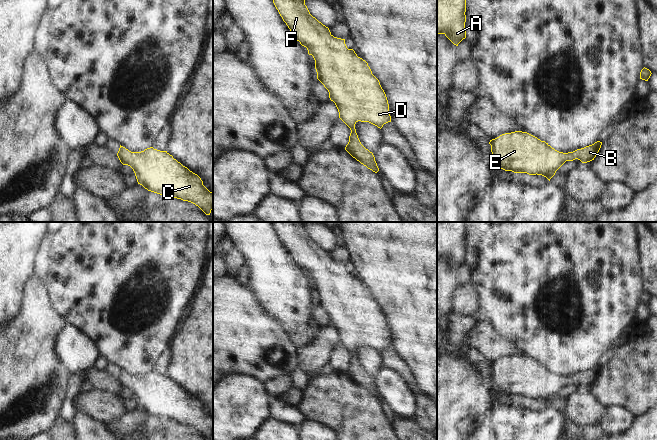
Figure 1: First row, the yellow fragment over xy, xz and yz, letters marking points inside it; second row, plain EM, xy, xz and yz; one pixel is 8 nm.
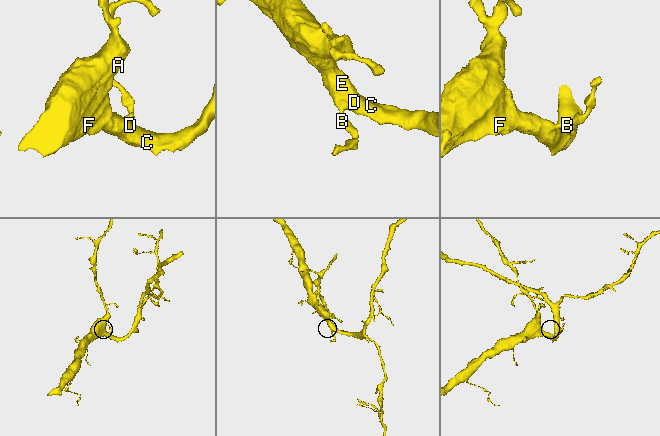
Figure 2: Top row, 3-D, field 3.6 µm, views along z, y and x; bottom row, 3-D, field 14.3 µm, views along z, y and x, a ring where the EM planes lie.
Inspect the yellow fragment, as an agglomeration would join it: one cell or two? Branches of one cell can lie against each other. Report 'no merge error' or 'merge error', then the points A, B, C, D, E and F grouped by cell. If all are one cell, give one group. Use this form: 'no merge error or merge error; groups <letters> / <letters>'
no merge error; groups A B C D E F

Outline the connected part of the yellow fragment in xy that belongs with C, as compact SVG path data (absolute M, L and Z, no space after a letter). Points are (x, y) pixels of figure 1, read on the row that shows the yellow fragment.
M120 145L117 156L123 165L133 169L138 184L148 191L191 202L210 215L213 193L203 185L197 174L167 151L150 147L141 152L131 152Z

